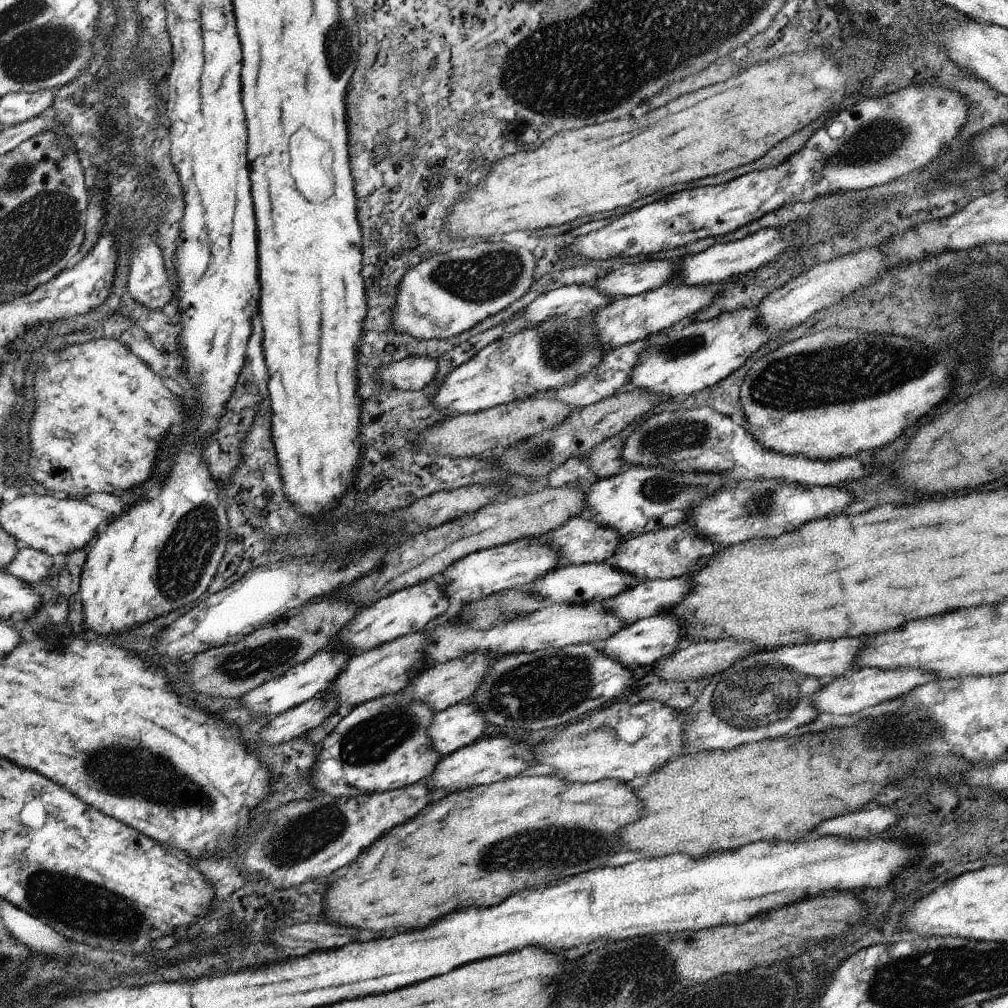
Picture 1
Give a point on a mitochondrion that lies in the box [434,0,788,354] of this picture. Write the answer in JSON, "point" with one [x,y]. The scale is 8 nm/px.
{"point":[582,57]}

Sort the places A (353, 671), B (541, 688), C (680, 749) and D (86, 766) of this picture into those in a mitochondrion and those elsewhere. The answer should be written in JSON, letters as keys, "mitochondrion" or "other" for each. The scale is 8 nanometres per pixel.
{"A":"other","B":"mitochondrion","C":"other","D":"mitochondrion"}

